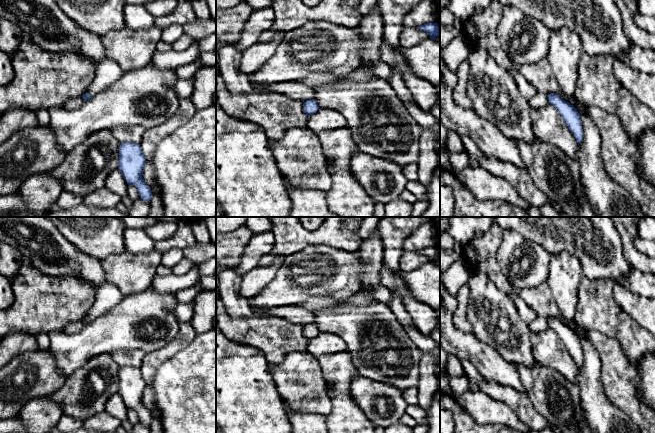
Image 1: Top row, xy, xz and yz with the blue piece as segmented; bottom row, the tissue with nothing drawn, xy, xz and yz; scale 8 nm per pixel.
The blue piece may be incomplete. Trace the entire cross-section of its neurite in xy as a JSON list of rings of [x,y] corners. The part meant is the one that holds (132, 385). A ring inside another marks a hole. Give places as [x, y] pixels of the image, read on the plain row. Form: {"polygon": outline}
{"polygon": [[[125,366],[119,371],[119,388],[118,394],[128,409],[137,412],[140,422],[150,426],[152,415],[143,404],[143,394],[146,388],[140,368]]]}

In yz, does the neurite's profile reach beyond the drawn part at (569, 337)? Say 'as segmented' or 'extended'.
extended

